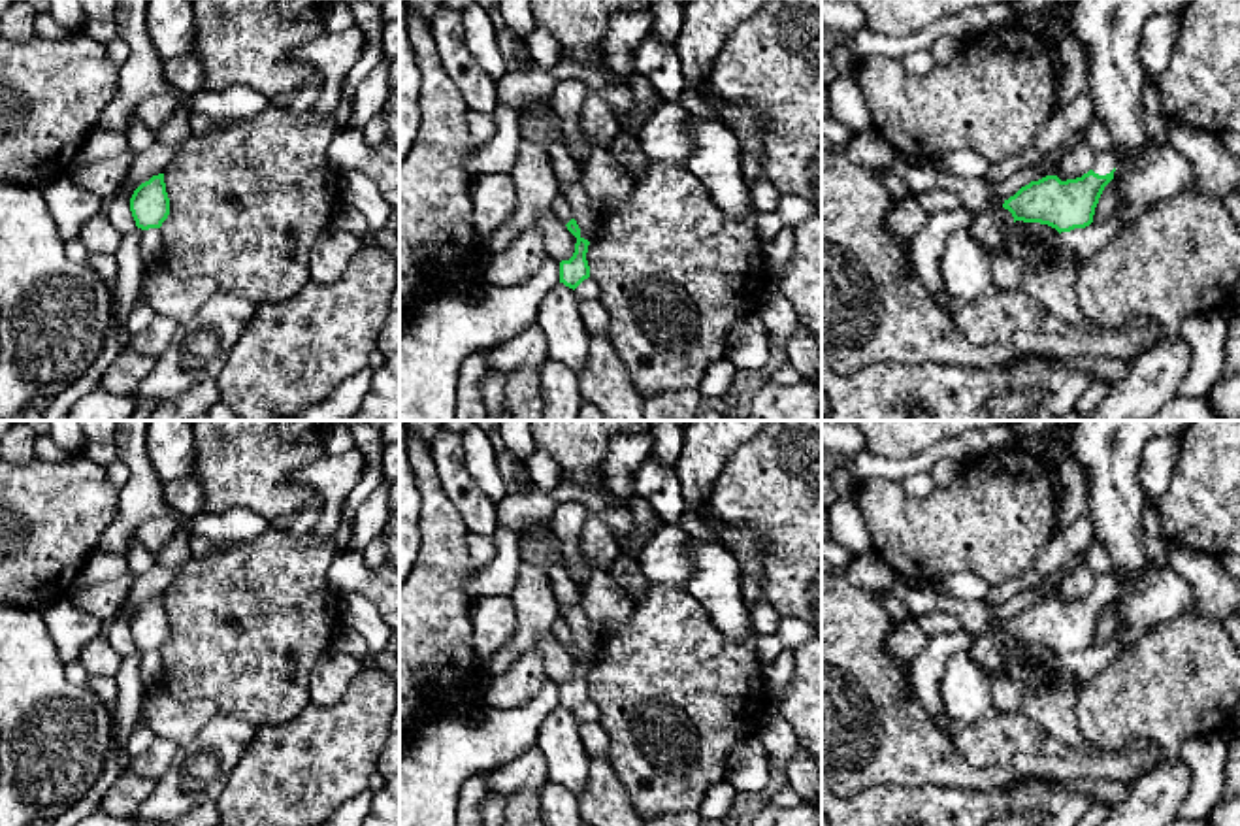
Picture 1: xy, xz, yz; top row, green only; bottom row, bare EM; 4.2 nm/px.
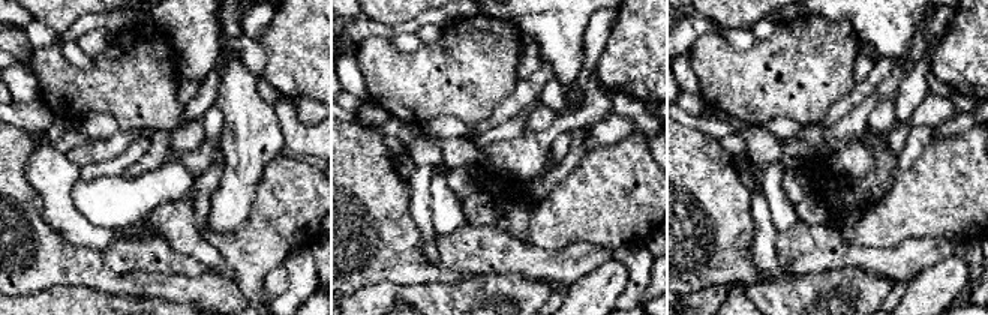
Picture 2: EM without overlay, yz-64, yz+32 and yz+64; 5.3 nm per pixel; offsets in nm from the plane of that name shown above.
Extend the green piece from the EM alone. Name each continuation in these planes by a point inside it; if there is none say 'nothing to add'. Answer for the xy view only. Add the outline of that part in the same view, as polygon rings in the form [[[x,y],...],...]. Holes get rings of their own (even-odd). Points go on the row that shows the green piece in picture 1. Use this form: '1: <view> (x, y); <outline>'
nothing to add

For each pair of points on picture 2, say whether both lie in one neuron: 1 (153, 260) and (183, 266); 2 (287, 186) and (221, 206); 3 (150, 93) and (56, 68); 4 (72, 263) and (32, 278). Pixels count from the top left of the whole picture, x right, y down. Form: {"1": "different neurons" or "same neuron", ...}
{"1": "same neuron", "2": "different neurons", "3": "same neuron", "4": "same neuron"}

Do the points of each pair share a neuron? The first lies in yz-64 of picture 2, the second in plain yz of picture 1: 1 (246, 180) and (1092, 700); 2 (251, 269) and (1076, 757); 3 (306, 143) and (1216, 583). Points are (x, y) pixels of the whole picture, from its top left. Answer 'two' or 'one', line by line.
1: two
2: two
3: one

